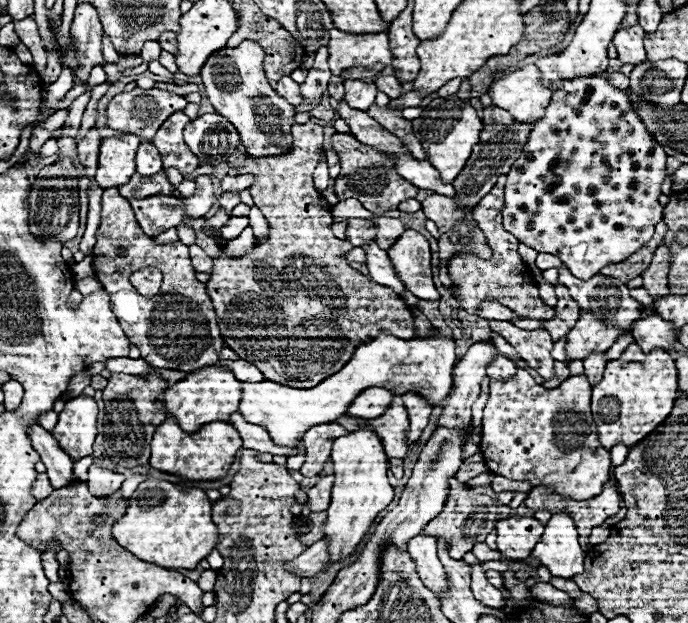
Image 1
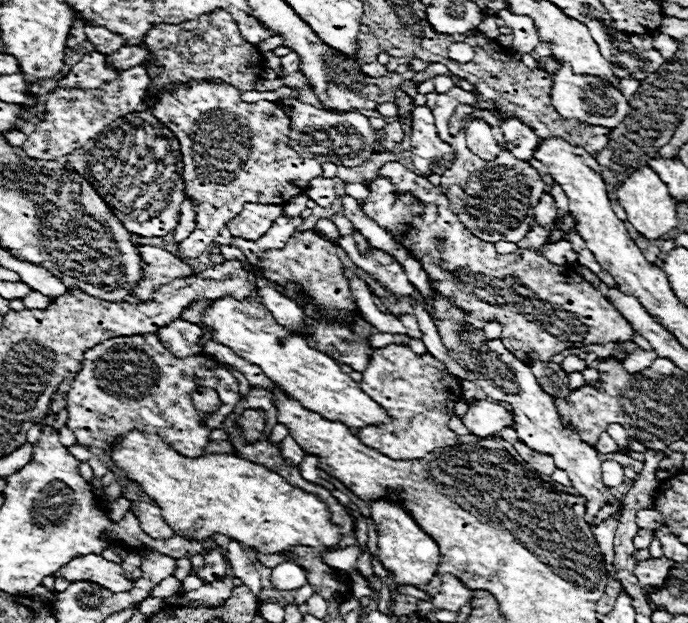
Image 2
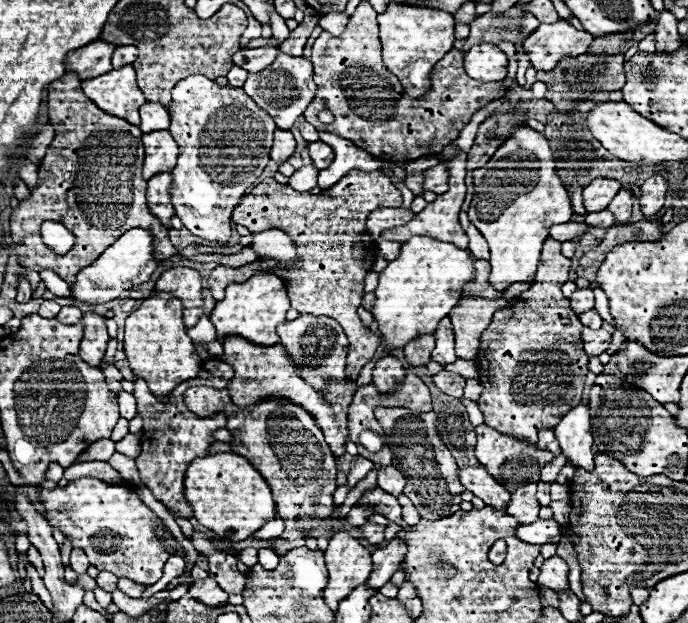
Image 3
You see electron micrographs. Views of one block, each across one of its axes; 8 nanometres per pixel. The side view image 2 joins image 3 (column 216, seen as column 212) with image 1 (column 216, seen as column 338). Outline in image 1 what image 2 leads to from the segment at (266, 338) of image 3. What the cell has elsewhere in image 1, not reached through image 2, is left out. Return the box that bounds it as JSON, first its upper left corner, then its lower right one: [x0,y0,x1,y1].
[162,366,242,432]

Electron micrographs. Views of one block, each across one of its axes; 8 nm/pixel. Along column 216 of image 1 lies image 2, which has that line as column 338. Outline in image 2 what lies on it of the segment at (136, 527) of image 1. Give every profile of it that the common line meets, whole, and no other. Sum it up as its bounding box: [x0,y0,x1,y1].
[106,430,340,554]

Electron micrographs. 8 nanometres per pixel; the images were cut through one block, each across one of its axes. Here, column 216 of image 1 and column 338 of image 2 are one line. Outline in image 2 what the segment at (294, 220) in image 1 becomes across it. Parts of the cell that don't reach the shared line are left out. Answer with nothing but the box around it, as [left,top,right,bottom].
[258,230,362,320]

